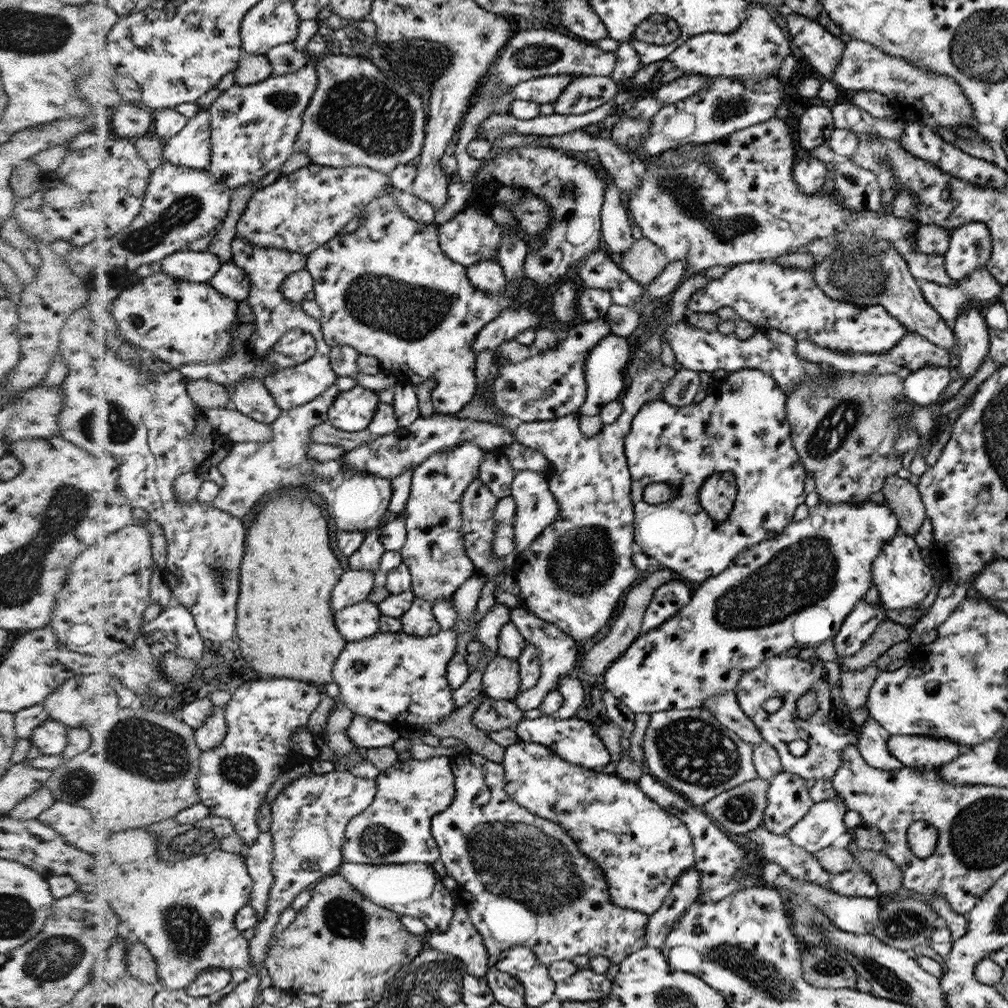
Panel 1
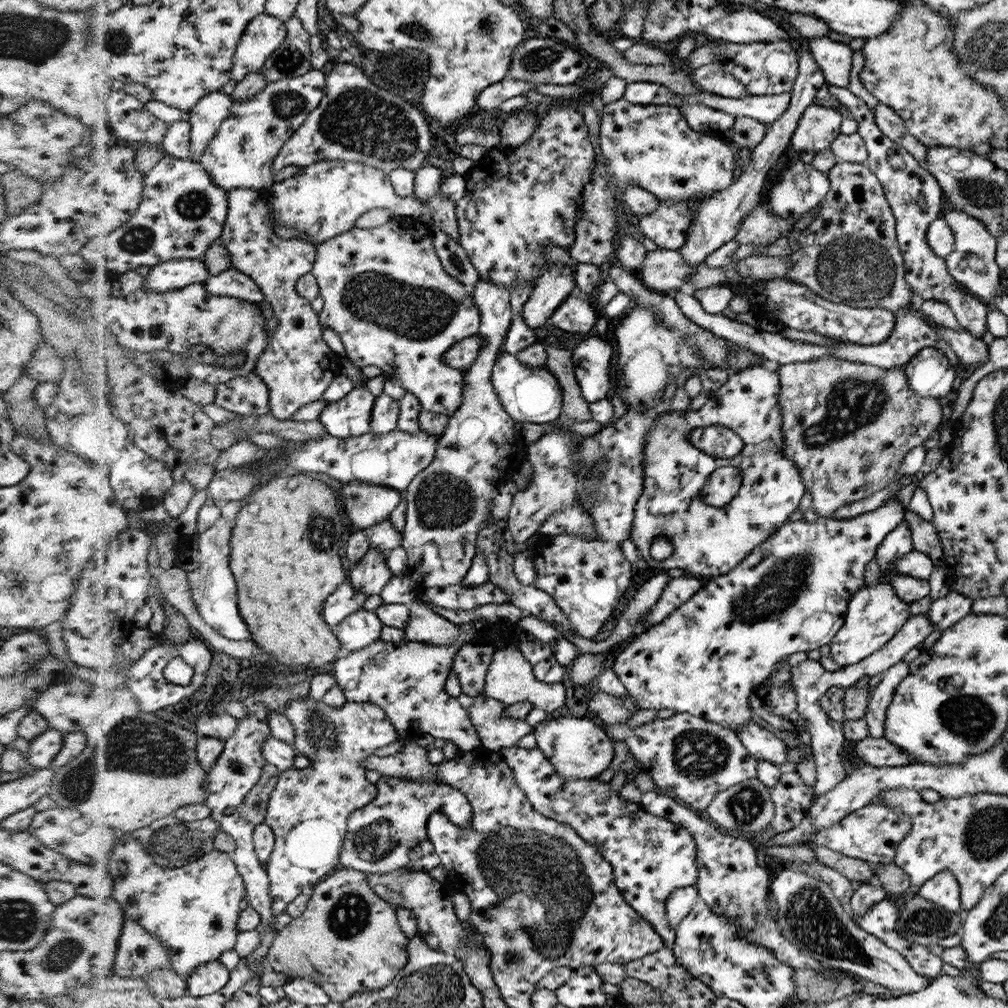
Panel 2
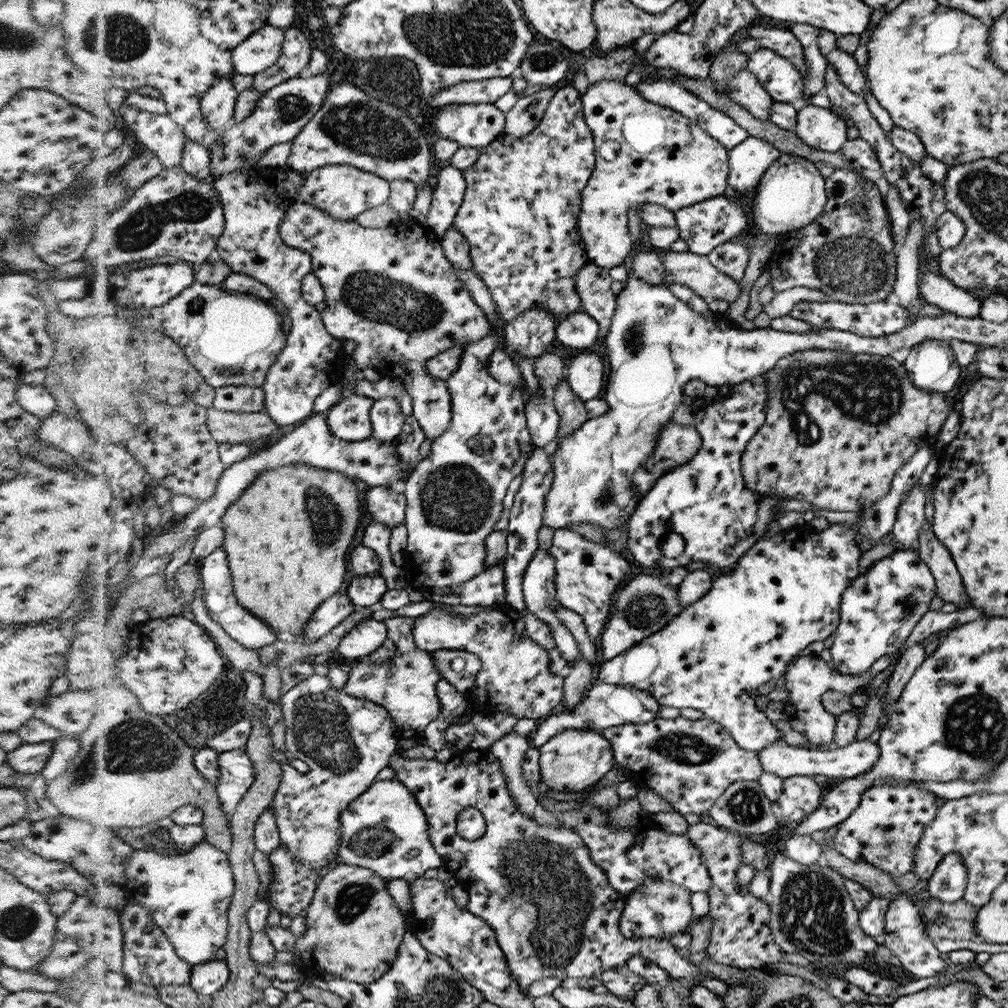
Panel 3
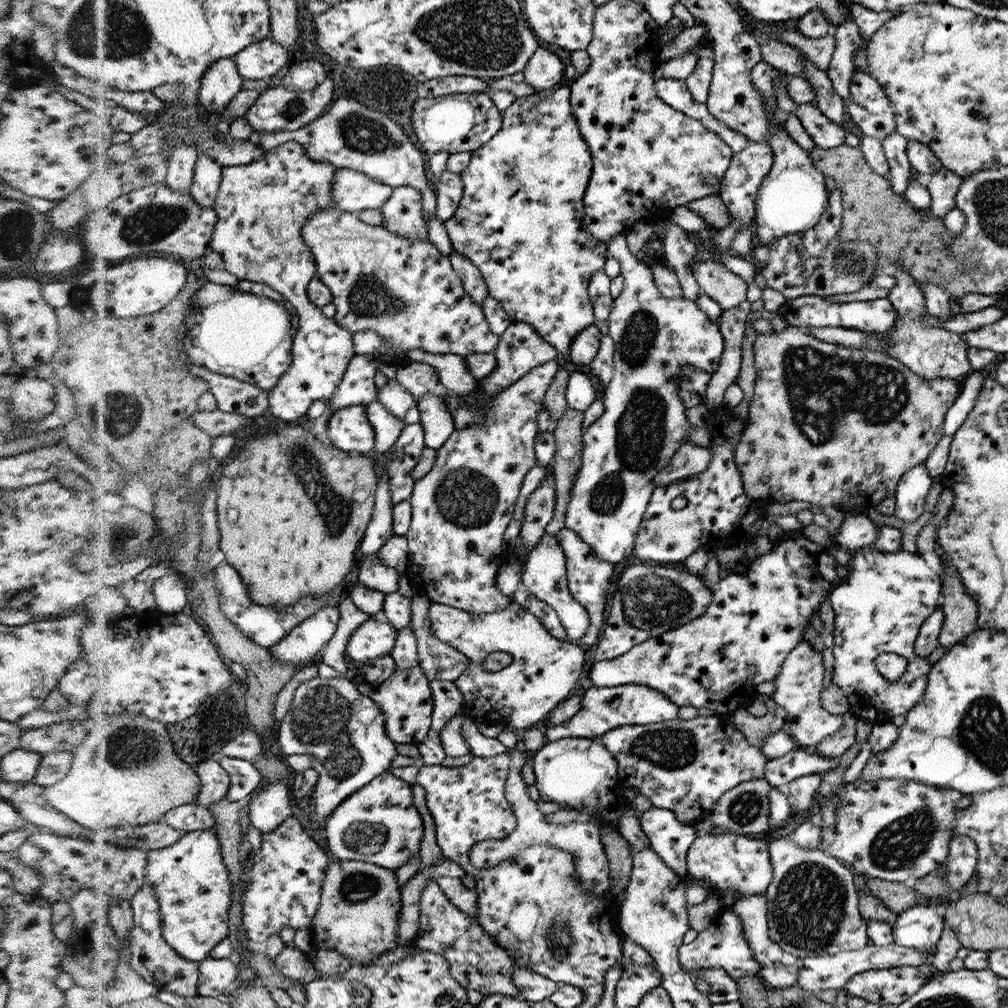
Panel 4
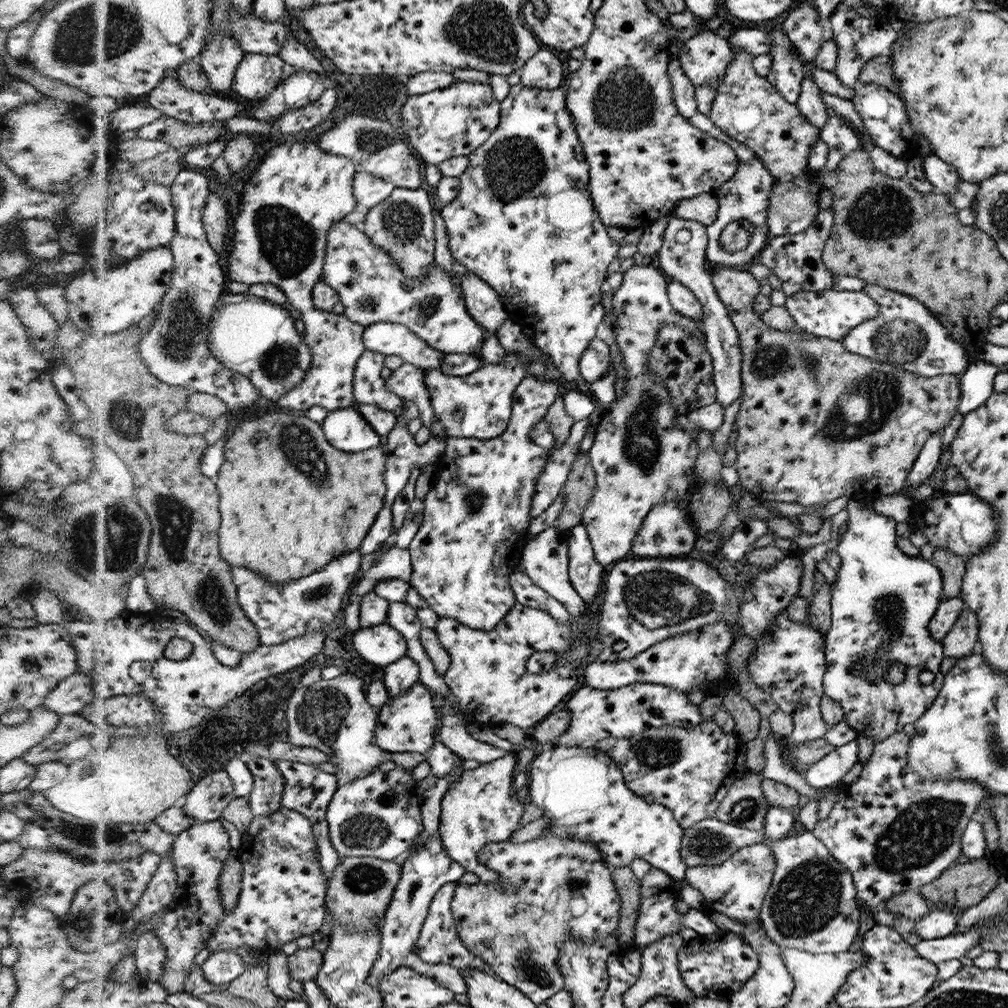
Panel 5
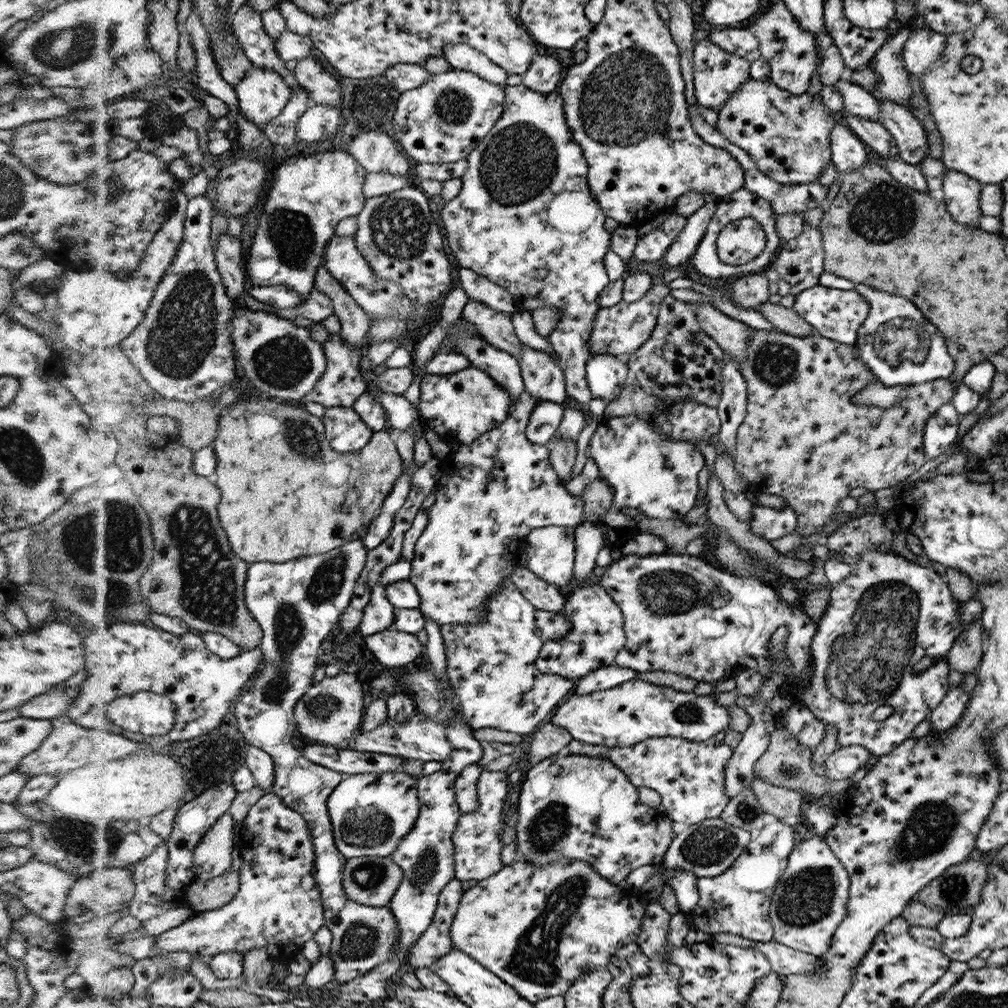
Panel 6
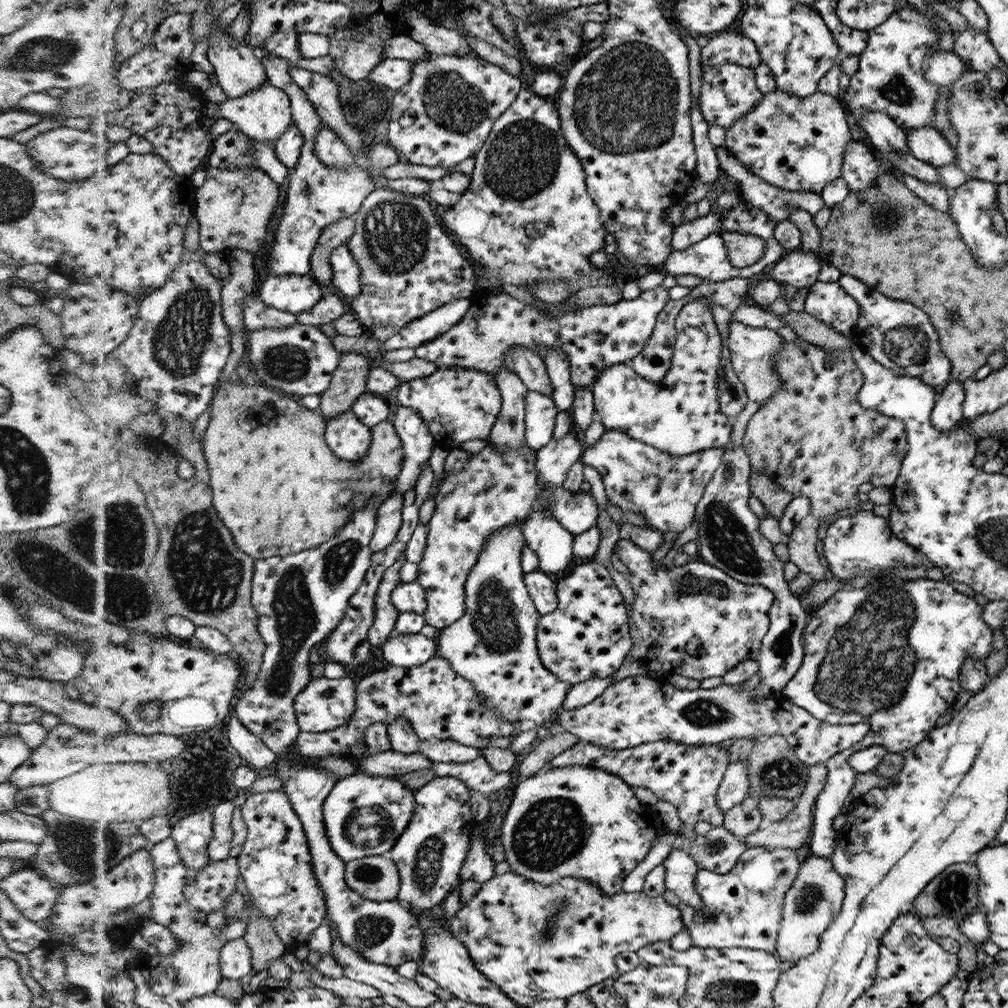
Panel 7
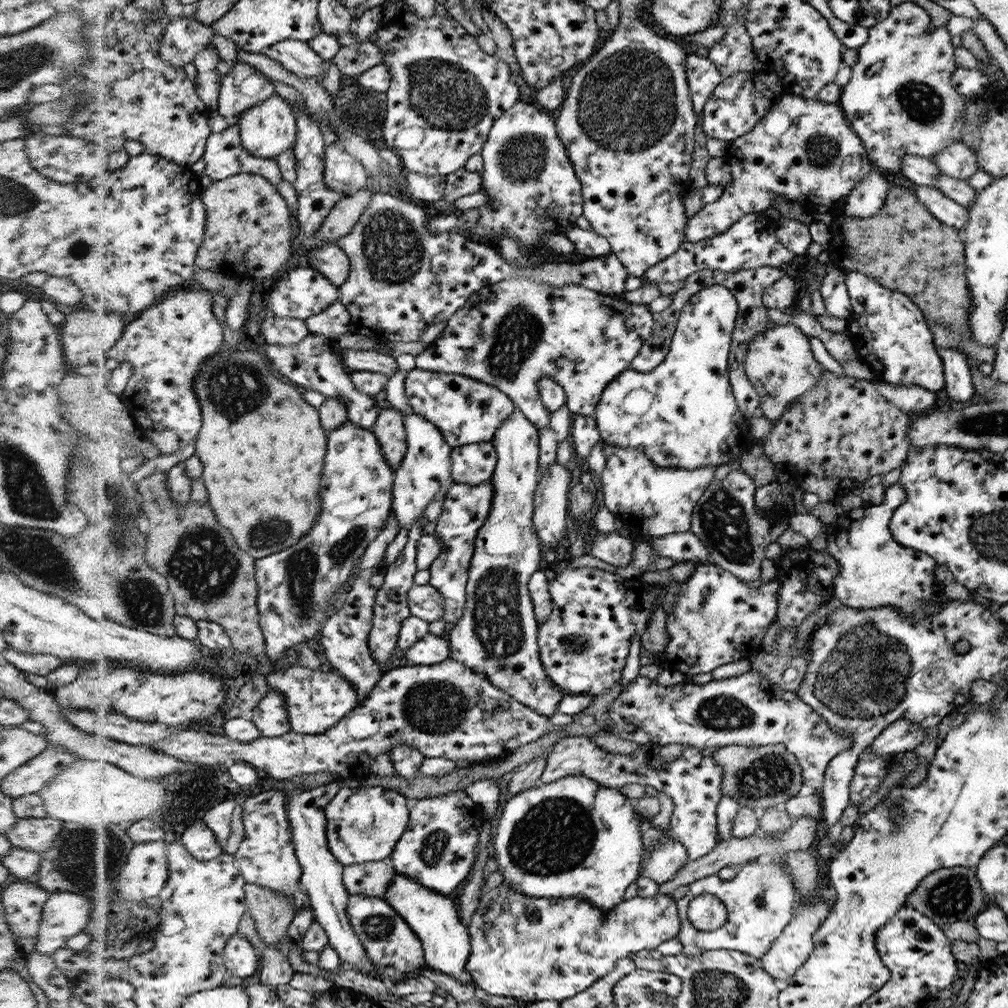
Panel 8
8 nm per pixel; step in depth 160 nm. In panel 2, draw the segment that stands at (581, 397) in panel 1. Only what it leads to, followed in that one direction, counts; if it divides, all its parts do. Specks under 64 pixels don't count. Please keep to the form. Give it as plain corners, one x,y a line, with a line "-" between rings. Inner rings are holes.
504,353
495,362
491,376
500,403
516,422
544,424
556,420
562,410
562,389
556,377
547,368
531,368
518,362
514,355

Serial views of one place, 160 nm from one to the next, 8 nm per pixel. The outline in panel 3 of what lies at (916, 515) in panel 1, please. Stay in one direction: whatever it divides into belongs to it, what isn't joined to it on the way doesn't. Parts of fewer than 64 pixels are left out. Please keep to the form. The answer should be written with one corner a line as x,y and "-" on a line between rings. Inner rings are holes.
921,532
918,538
920,558
930,567
935,575
935,590
943,603
956,605
958,610
970,608
968,593
964,588
961,574
948,549
937,536

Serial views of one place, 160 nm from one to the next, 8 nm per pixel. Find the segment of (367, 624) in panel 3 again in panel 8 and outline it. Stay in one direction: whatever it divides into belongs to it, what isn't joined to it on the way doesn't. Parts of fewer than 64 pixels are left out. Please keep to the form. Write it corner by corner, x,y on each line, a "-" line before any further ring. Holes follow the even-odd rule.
428,633
417,640
414,646
402,651
405,652
408,664
426,666
448,659
451,656
451,643
445,636

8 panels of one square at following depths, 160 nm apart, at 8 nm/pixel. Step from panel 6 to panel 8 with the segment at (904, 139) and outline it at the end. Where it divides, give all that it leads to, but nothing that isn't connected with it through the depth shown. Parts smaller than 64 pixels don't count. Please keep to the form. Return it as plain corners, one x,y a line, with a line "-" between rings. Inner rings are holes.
955,142
941,150
932,162
938,165
941,174
960,180
971,178
980,171
975,150
964,142

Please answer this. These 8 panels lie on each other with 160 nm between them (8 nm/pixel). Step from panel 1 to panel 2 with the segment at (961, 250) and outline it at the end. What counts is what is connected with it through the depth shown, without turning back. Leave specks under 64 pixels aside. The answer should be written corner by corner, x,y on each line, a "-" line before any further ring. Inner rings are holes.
950,210
943,216
948,226
954,231
954,250
945,258
948,272
970,294
976,294
981,299
994,298
999,294
1001,270
997,265
997,238
992,236
979,220
968,216
961,210

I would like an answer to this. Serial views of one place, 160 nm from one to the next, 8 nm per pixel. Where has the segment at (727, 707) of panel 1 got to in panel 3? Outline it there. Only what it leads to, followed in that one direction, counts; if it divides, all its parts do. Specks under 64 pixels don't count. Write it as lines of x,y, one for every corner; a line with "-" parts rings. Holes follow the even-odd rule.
855,739
852,744
844,747
810,747
808,749
787,745
784,741
777,741
757,753
763,765
763,772
775,774
783,779
794,775
812,777
815,774
851,779
872,769
881,756
881,749
878,743
873,743
869,739
864,741

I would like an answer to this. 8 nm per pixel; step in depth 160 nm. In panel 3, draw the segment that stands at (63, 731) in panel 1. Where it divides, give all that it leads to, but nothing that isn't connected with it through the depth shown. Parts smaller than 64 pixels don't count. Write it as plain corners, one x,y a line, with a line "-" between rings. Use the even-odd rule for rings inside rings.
53,741
22,743
16,750
7,753
7,762
22,774
40,773
53,751

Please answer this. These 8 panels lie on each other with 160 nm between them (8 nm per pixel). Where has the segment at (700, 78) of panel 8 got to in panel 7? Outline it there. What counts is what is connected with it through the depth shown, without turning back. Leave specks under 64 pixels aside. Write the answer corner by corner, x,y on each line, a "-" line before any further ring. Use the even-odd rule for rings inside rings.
726,30
710,36
706,46
701,48
700,62
701,67
702,64
718,66
738,63
755,69
761,63
761,58
752,40
740,32

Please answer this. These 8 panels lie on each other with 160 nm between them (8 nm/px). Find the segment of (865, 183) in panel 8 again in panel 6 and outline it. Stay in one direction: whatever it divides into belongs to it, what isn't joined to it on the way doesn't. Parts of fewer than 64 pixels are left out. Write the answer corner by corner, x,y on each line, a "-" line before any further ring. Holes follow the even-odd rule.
847,123
835,126
831,133
831,162
841,172
848,173
862,168
868,161
867,145

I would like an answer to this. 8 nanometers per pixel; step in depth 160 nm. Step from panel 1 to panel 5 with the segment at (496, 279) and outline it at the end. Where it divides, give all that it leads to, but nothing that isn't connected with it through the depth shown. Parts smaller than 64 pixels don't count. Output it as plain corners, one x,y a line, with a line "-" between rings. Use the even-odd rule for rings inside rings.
378,322
364,327
363,342
366,351
385,356
399,356
404,363
422,370
440,370
444,354
416,338
406,326
392,322
-
526,376
512,393
514,408
510,424
499,437
488,441
445,438
447,448
437,463
433,485
423,499
423,525
408,548
412,567
409,584
439,617
454,618
476,630
488,631
515,607
518,600
515,599
515,591
510,590
508,576
494,576
494,568
510,568
504,570
504,574
508,574
512,572
512,564
520,565
518,554
522,554
527,544
528,528
534,519
531,517
532,497
537,480
550,458
544,447
530,439
530,428
546,417
548,409
559,396
558,387
558,381

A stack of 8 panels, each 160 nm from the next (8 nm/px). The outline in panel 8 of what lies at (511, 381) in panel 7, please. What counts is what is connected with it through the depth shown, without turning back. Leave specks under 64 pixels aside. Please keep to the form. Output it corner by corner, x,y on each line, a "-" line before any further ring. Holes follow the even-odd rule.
515,408
510,417
500,425
495,437
491,440
495,445
495,450
498,452
498,465
495,467
494,476
491,478
491,482
494,483
495,496
494,505
488,516
488,526
484,526
484,530
480,531
480,538
475,538
476,558
471,558
472,561
472,578
467,578
468,585
468,614
464,614
464,618
460,617
455,625
447,633
448,642
451,643
451,656
452,660
463,662
464,666
471,667
476,674
483,675
488,682
493,683
500,690
507,692
512,698
515,698
518,702
524,703
524,706
532,707
538,714
551,717
554,712
557,712
556,706
558,702
562,701
566,694
562,689
562,686
554,684
550,677
546,674
543,664
539,657
539,646
537,645
537,630
539,627
539,621
535,617
534,600
530,595
530,588
526,588
526,582
530,582
531,576
538,570
540,566
540,545
538,544
538,531
536,530
534,523
534,510
535,510
535,490
539,482
539,432
535,427
535,423
530,422
519,408

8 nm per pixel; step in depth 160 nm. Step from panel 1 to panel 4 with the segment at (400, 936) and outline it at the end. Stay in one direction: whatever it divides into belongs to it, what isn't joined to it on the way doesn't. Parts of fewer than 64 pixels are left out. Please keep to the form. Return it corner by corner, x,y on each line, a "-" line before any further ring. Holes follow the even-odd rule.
333,860
324,887
323,901
319,913
313,922
318,949
338,951
352,959
353,965
374,966
372,961
380,955
395,950
398,936
399,914
403,908
400,904
400,892
396,884
396,872
376,866
375,863
352,860

